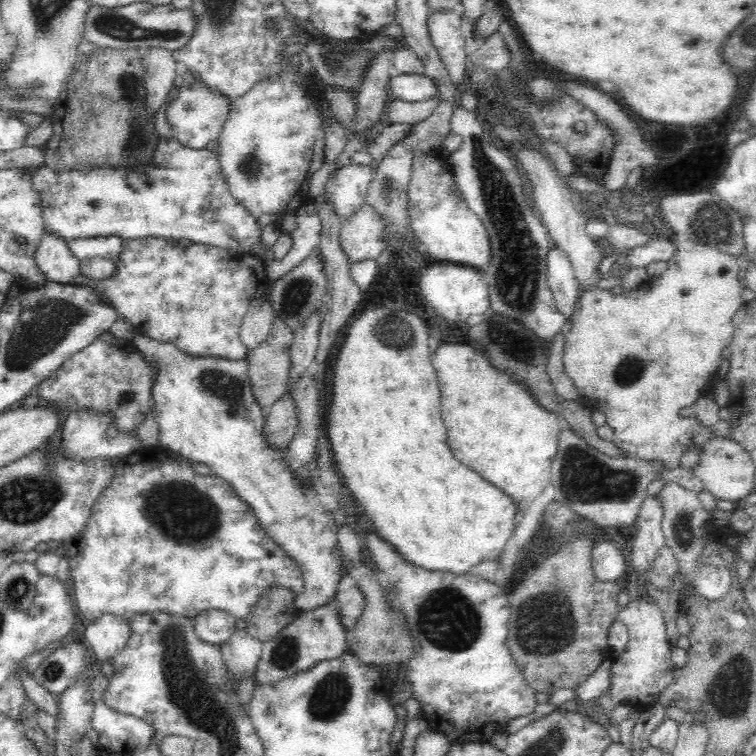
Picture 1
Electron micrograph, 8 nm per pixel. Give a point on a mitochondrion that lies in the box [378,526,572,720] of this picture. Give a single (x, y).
(448, 618)

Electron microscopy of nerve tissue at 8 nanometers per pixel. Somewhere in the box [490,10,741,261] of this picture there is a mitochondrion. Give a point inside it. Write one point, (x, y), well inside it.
(714, 222)

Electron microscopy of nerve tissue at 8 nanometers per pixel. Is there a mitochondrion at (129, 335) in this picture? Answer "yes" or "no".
no

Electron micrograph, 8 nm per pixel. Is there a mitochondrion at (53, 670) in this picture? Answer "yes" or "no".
yes

